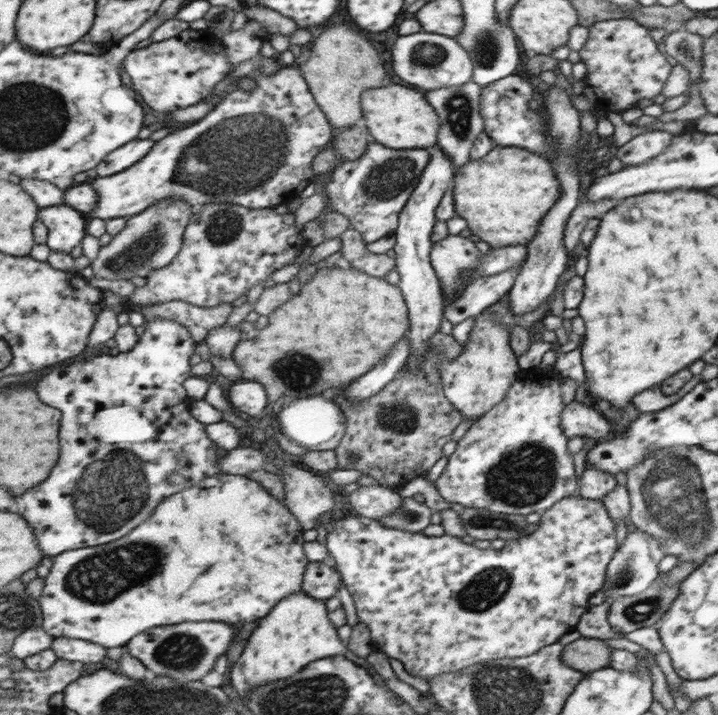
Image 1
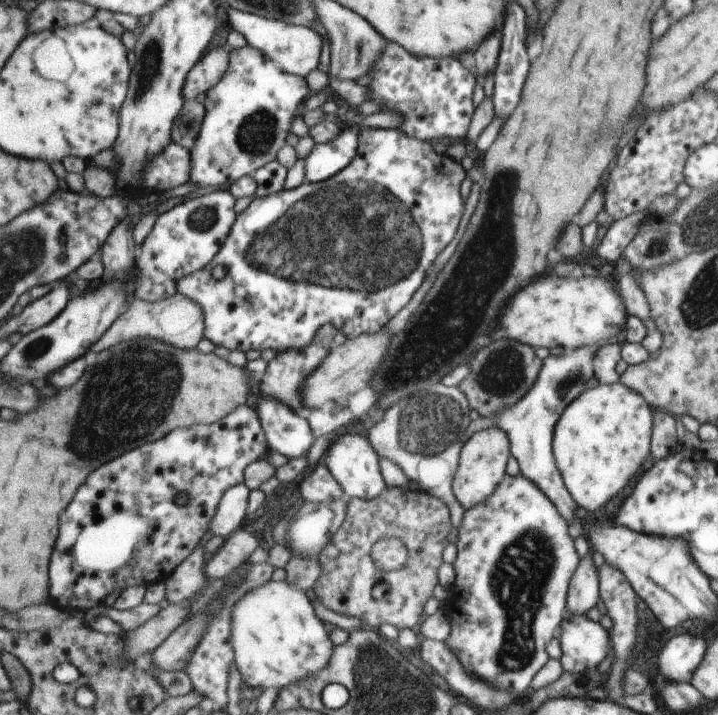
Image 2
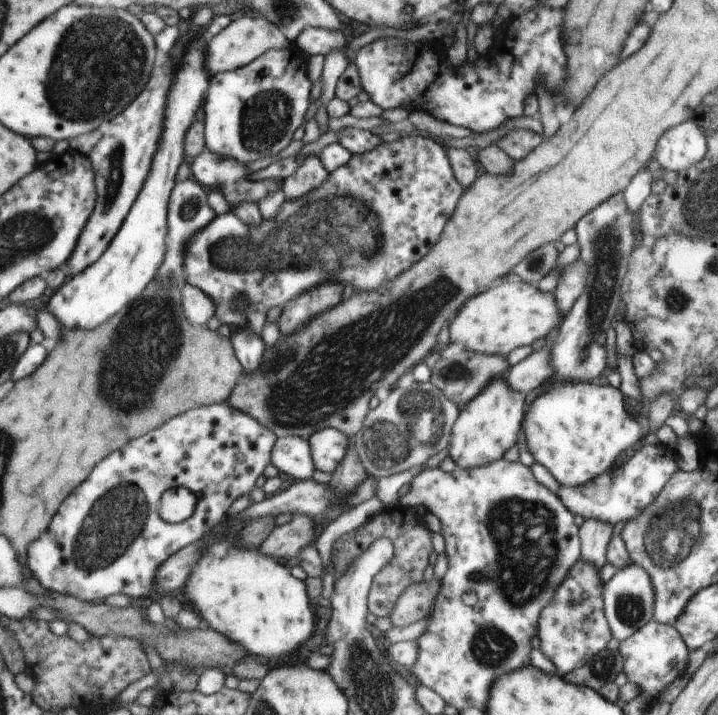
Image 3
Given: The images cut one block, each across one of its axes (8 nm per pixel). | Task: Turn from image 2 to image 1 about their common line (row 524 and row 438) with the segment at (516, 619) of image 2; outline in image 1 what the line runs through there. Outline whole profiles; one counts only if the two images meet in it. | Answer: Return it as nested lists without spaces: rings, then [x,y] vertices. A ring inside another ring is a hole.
[[[527,374],[513,381],[505,398],[488,413],[475,419],[464,435],[456,442],[455,450],[448,456],[443,473],[434,482],[443,500],[464,507],[485,509],[499,514],[543,513],[561,498],[575,490],[575,468],[565,444],[567,436],[560,426],[563,404],[559,396],[559,382],[543,374]]]

